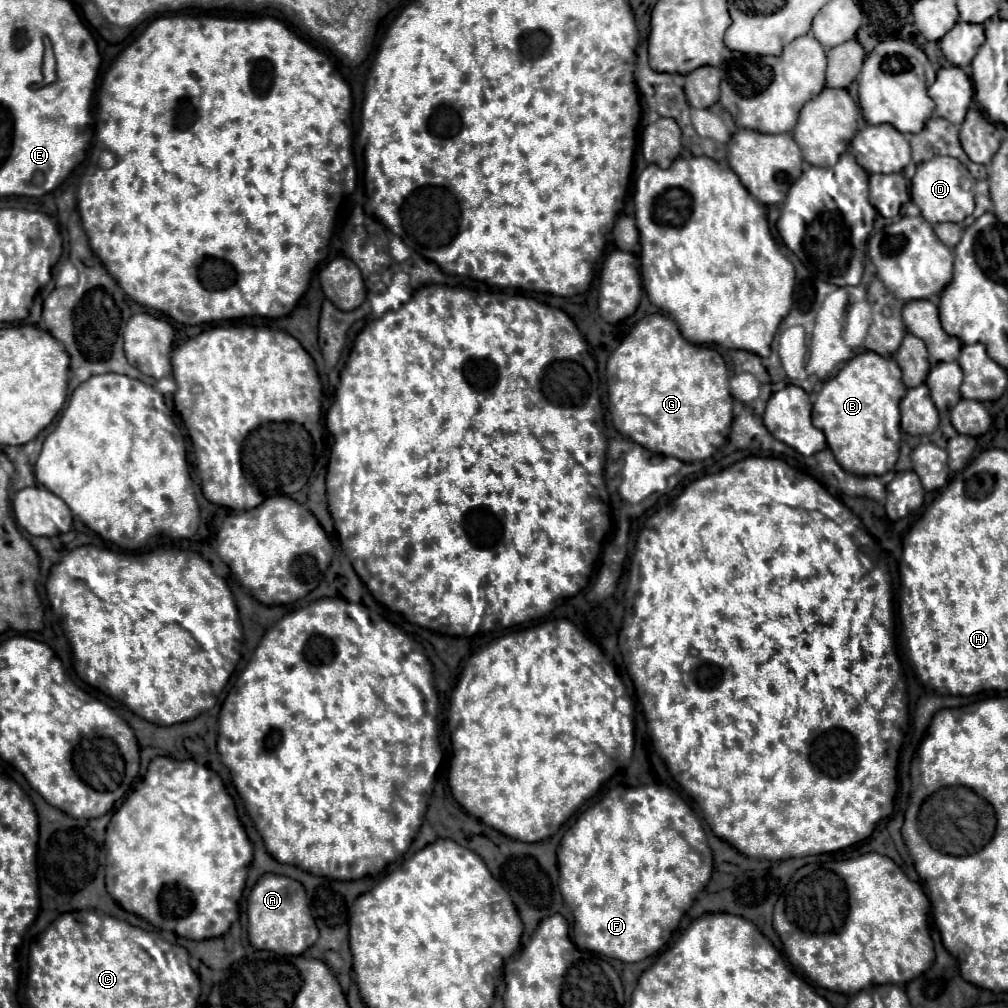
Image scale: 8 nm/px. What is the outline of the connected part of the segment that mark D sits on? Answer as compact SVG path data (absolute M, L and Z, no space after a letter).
M936 155L930 161L918 165L916 175L912 177L912 201L922 211L922 217L928 223L956 223L960 226L970 226L976 219L988 213L988 219L994 223L998 221L991 212L982 213L983 204L993 204L988 190L987 171L986 179L974 179L970 169L962 165L954 157Z

